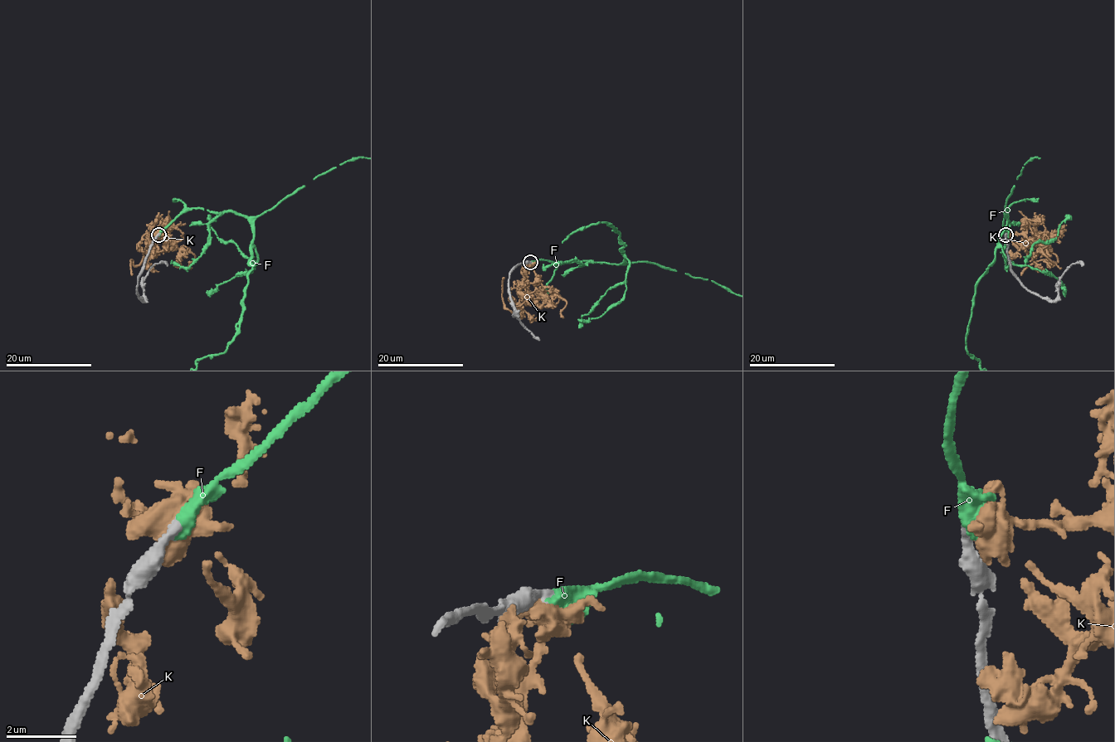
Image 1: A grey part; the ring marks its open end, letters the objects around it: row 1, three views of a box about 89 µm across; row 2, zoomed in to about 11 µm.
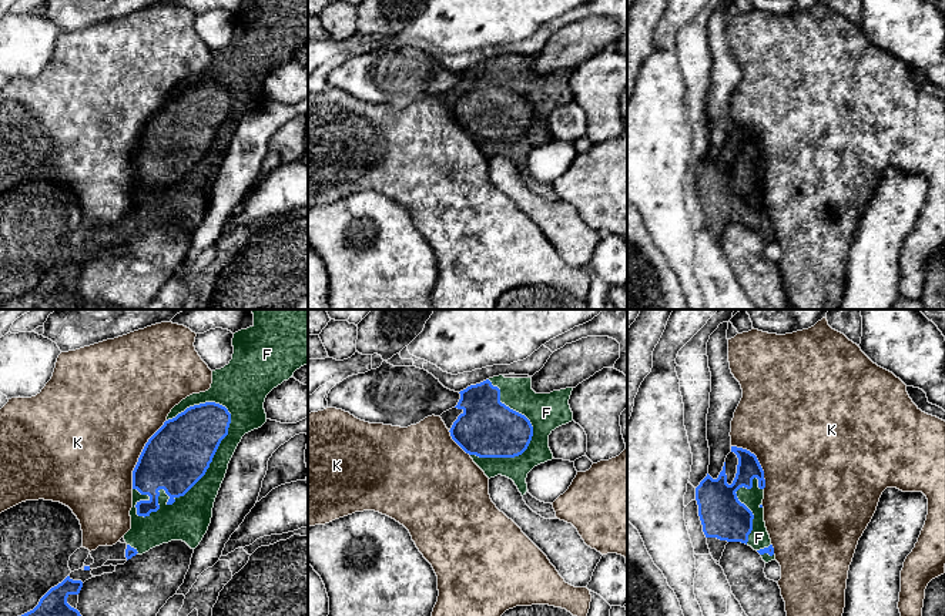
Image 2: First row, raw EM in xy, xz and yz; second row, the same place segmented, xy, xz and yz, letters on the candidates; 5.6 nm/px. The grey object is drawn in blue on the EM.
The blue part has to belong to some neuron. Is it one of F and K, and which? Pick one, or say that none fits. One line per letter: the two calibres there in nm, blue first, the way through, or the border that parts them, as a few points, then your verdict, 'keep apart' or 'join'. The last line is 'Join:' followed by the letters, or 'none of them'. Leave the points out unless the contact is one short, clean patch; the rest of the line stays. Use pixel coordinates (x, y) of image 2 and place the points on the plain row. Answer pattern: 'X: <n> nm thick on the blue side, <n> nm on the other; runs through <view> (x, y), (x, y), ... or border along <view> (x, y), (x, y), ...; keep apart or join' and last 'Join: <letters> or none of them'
F: 360 nm thick on the blue side, 240 nm on the other; join
K: 360 nm thick on the blue side, 480 nm on the other; keep apart
Join: F

